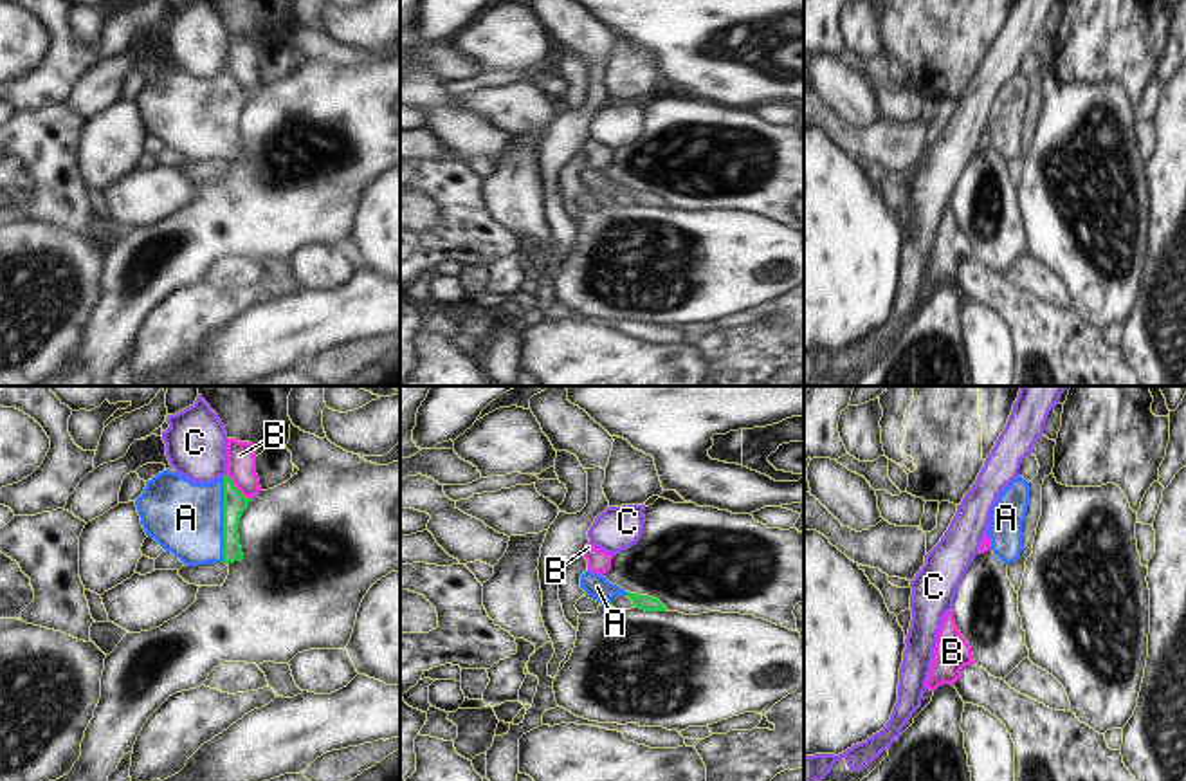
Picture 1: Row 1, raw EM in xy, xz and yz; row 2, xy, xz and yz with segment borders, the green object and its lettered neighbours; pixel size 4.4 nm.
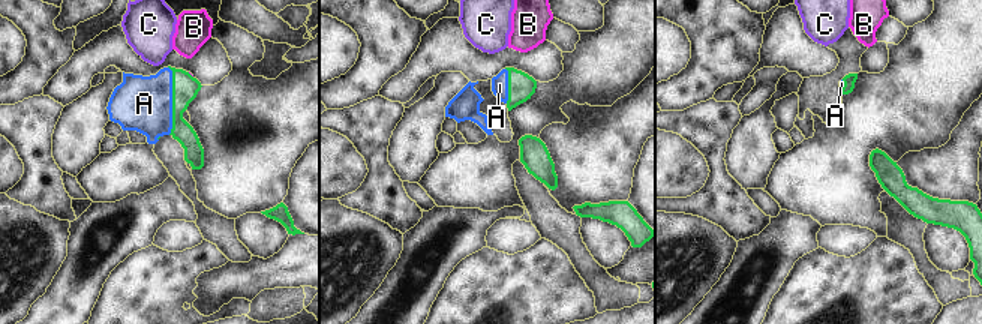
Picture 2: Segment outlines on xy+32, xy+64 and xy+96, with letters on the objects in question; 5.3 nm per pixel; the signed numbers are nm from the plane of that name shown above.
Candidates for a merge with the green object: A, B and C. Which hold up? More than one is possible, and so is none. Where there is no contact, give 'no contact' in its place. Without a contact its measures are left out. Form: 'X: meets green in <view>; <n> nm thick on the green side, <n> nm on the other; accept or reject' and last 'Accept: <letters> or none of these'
A: meets green in xy; 100 nm thick on the green side, 320 nm on the other; accept
B: meets green in xy; 100 nm thick on the green side, 130 nm on the other; reject
C: no contact; reject
Accept: A

